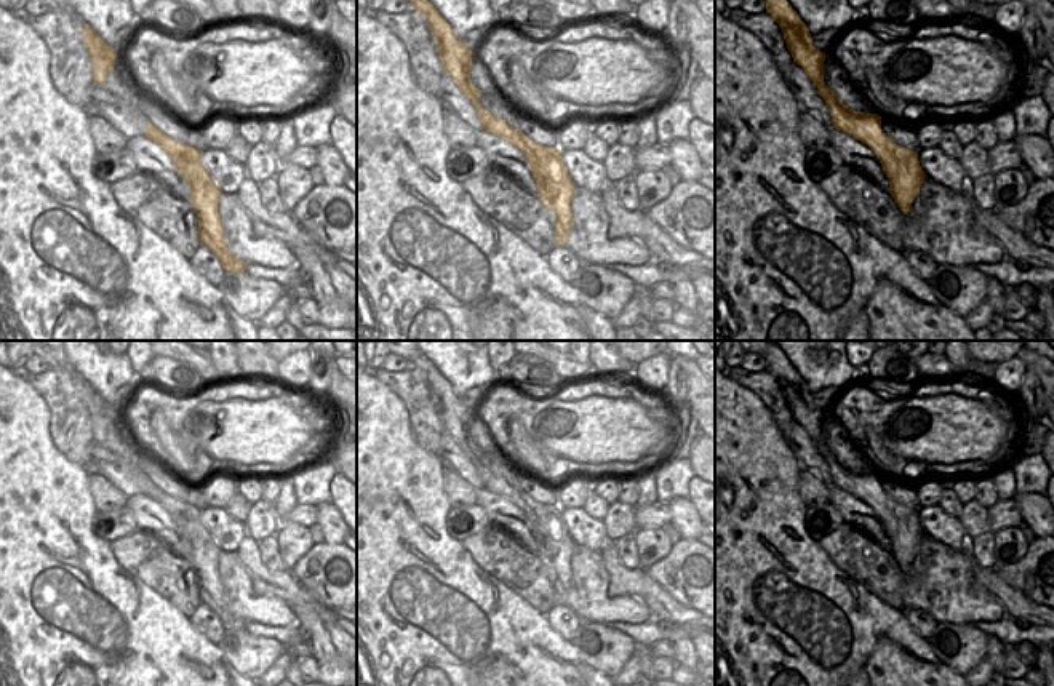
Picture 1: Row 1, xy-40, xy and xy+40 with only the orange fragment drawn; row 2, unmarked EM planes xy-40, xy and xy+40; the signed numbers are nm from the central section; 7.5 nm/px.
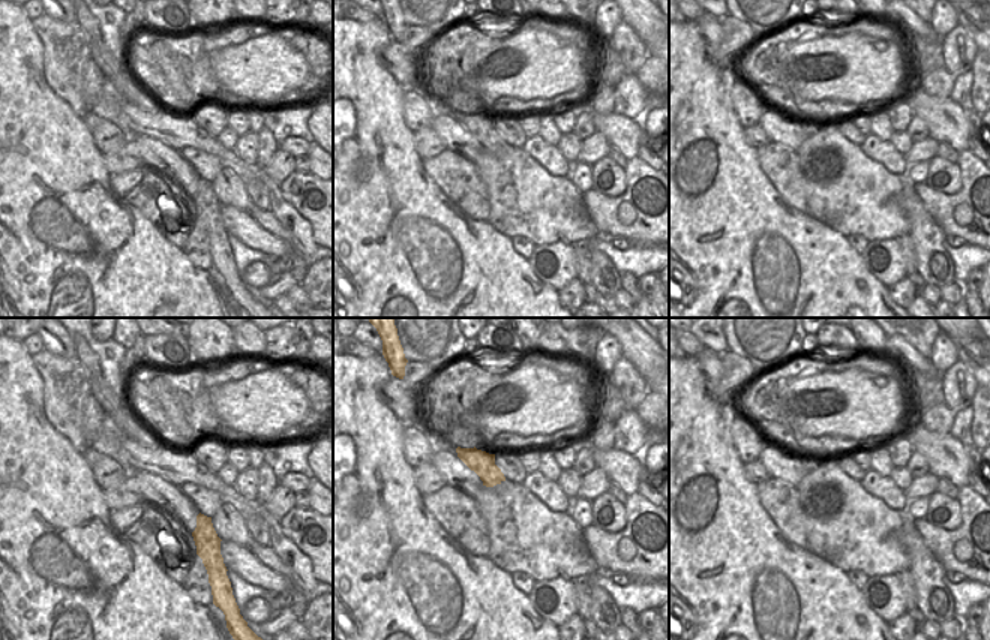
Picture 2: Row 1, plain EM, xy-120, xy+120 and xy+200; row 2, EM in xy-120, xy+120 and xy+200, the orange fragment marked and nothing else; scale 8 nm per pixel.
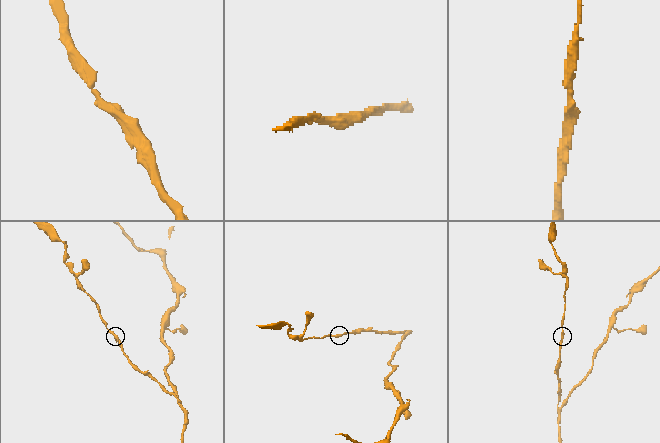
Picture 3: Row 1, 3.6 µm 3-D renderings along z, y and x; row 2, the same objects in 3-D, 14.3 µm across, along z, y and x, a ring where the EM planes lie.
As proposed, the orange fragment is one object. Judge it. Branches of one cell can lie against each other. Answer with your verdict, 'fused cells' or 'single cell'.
single cell

